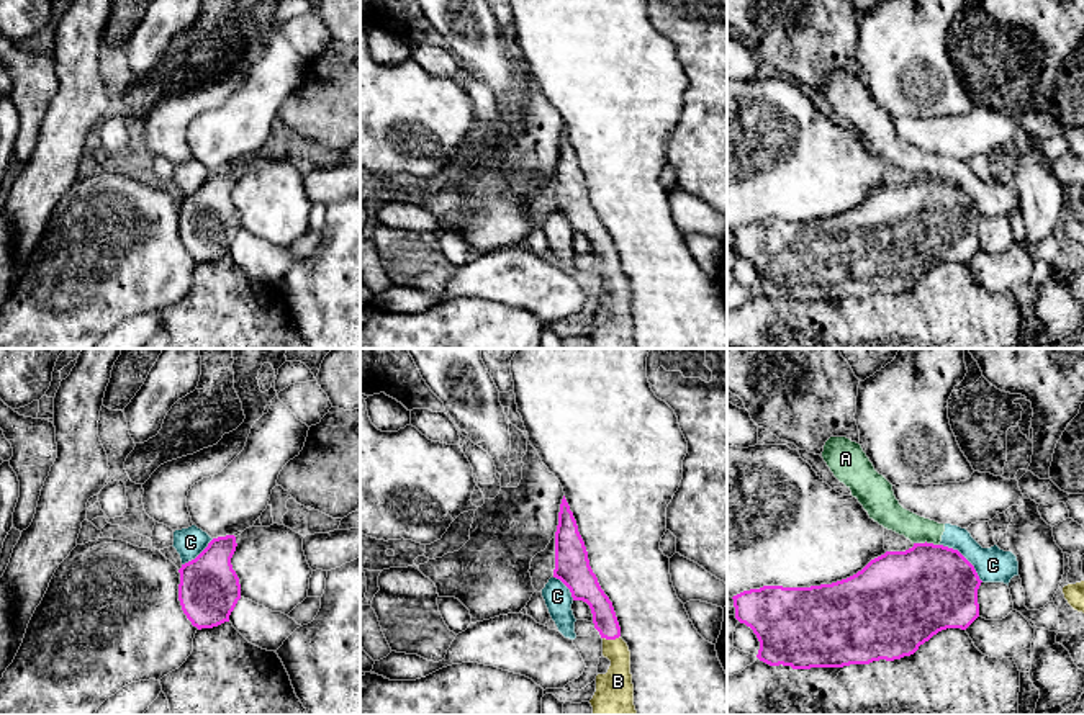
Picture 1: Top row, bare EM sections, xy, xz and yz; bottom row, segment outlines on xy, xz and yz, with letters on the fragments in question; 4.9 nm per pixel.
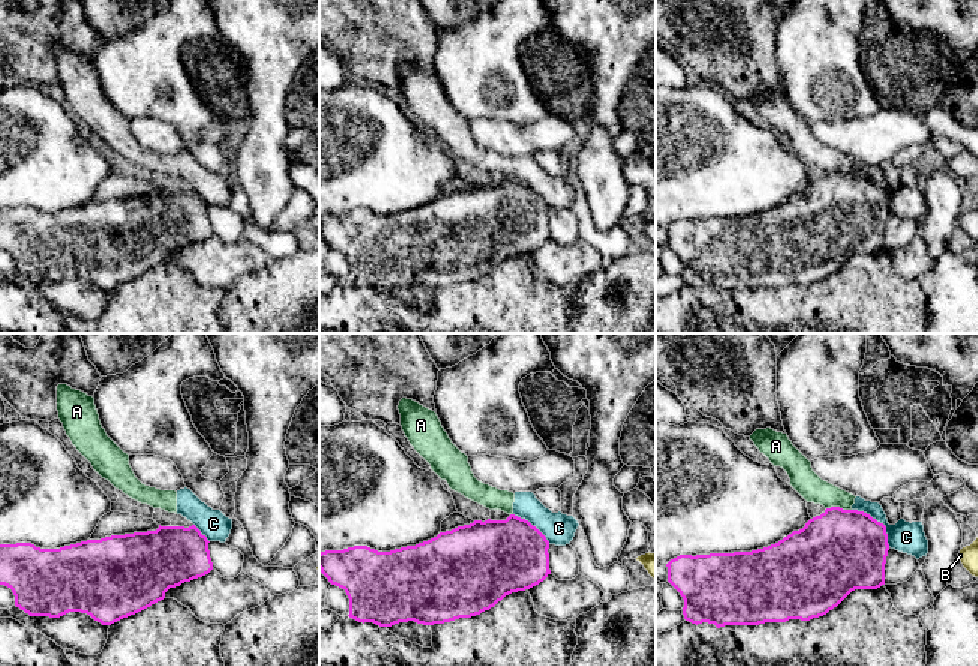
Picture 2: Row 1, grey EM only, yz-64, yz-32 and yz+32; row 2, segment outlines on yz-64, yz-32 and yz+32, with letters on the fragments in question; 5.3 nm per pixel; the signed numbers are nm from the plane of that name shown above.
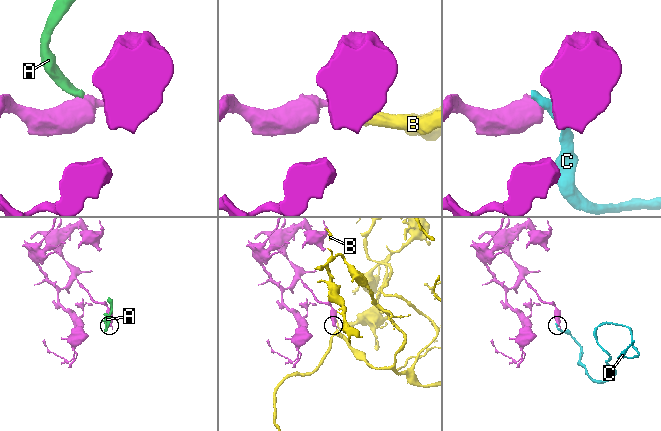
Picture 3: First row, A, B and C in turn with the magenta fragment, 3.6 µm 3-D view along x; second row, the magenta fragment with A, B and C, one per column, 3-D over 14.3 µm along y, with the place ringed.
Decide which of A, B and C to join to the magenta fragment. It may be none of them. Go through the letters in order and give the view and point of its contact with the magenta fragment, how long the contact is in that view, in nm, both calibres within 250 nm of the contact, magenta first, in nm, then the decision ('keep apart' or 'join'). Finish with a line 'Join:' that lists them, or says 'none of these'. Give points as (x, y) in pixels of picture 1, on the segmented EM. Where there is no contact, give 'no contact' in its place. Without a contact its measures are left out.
A: contact yz (925, 542); length 130 nm; calibres 440 and 150 nm; keep apart
B: contact xz (611, 638); length 90 nm; calibres 120 and 190 nm; join
C: contact yz (965, 558); length 280 nm; calibres 440 and 180 nm; keep apart
Join: B

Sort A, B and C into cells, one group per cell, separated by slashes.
A C / B

